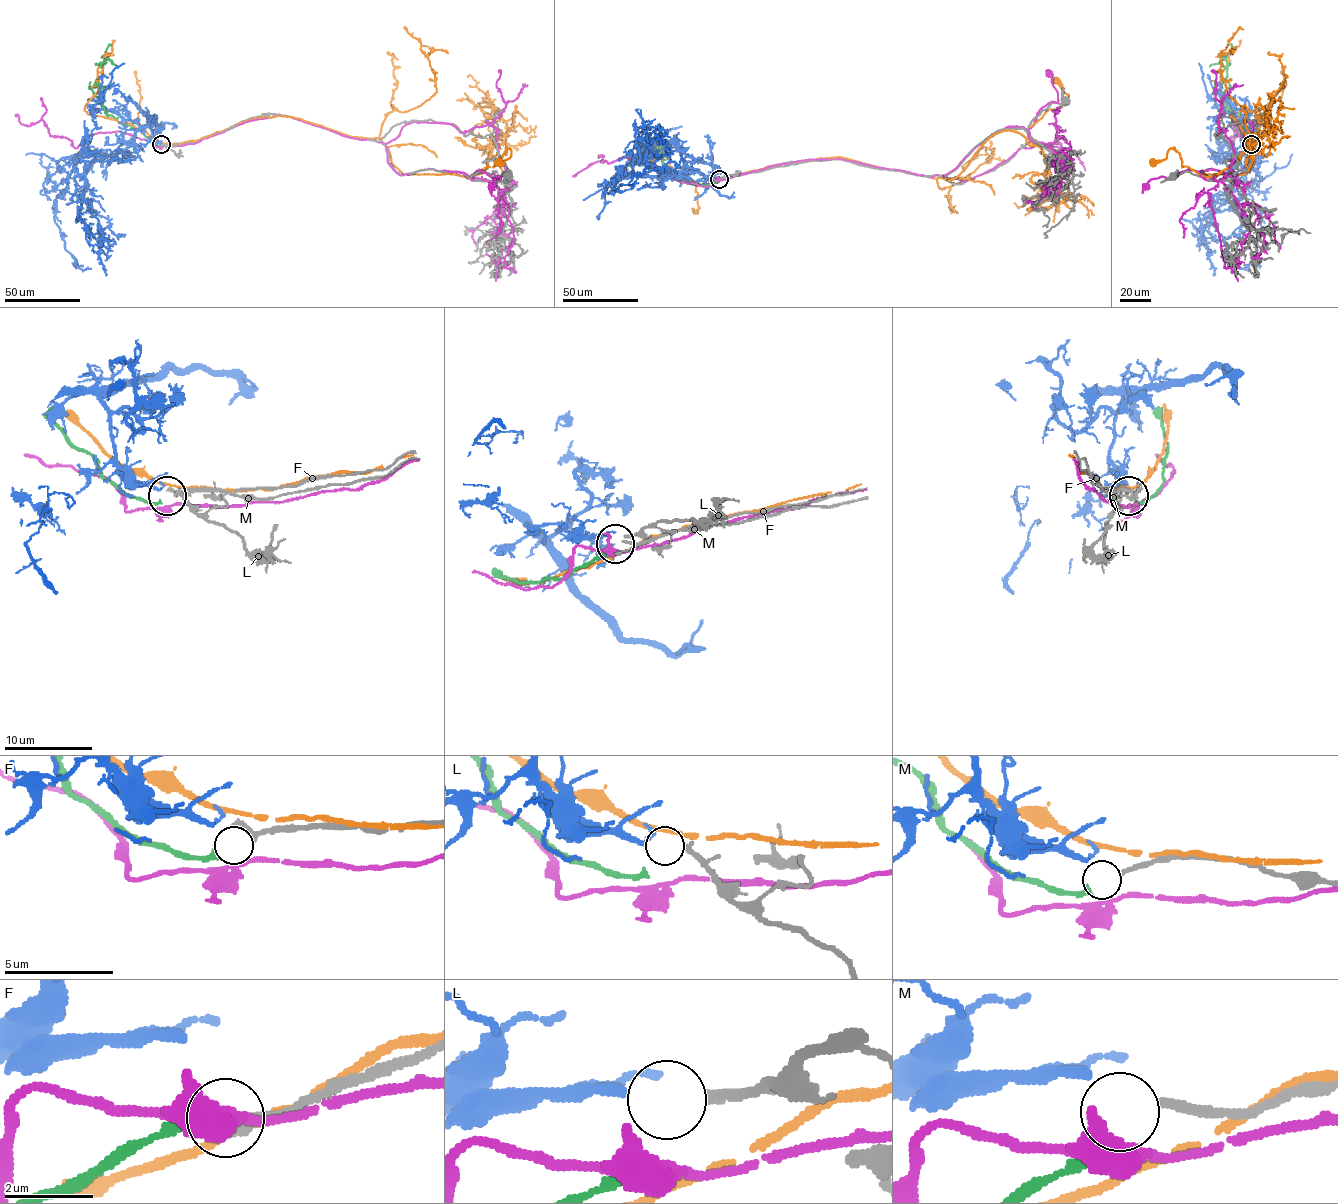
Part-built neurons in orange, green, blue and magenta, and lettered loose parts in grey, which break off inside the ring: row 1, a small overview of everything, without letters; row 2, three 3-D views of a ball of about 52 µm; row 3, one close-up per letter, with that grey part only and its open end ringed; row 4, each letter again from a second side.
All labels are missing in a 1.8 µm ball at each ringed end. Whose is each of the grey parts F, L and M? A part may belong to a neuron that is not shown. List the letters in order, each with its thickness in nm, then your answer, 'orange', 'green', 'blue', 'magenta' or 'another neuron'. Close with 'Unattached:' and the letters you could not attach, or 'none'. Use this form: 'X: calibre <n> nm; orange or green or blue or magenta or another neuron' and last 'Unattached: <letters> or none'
F: calibre 320 nm; green
L: calibre 240 nm; blue
M: calibre 200 nm; another neuron
Unattached: M

